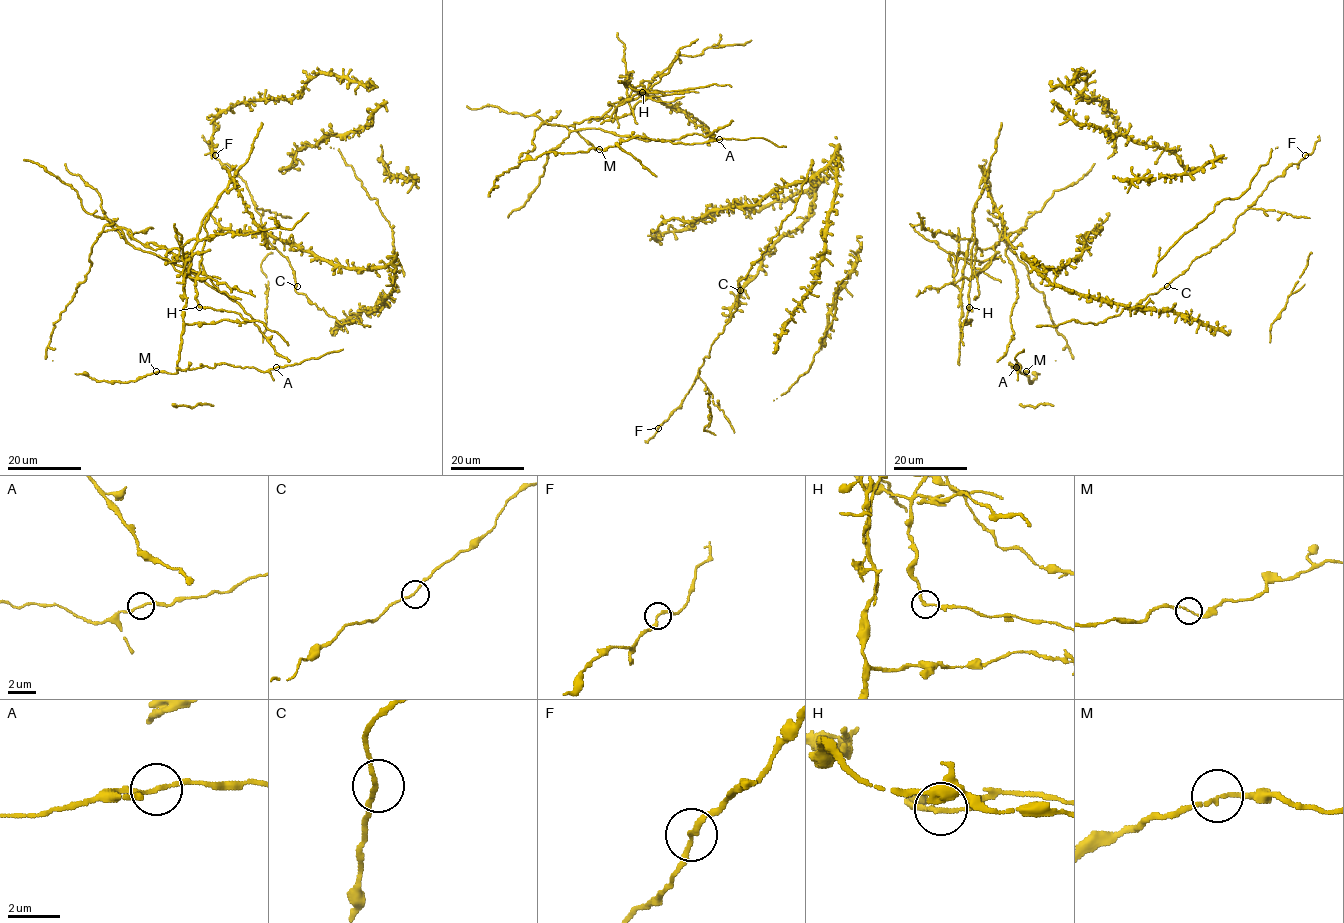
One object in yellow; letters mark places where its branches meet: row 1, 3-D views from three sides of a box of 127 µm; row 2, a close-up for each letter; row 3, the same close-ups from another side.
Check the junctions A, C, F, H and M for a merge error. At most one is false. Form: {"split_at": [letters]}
{"split_at": ["H"]}

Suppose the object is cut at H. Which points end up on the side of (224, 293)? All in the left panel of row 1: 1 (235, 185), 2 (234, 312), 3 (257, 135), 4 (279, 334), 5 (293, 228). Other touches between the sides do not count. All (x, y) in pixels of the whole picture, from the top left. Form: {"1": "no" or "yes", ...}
{"1": "yes", "2": "no", "3": "yes", "4": "no", "5": "yes"}

